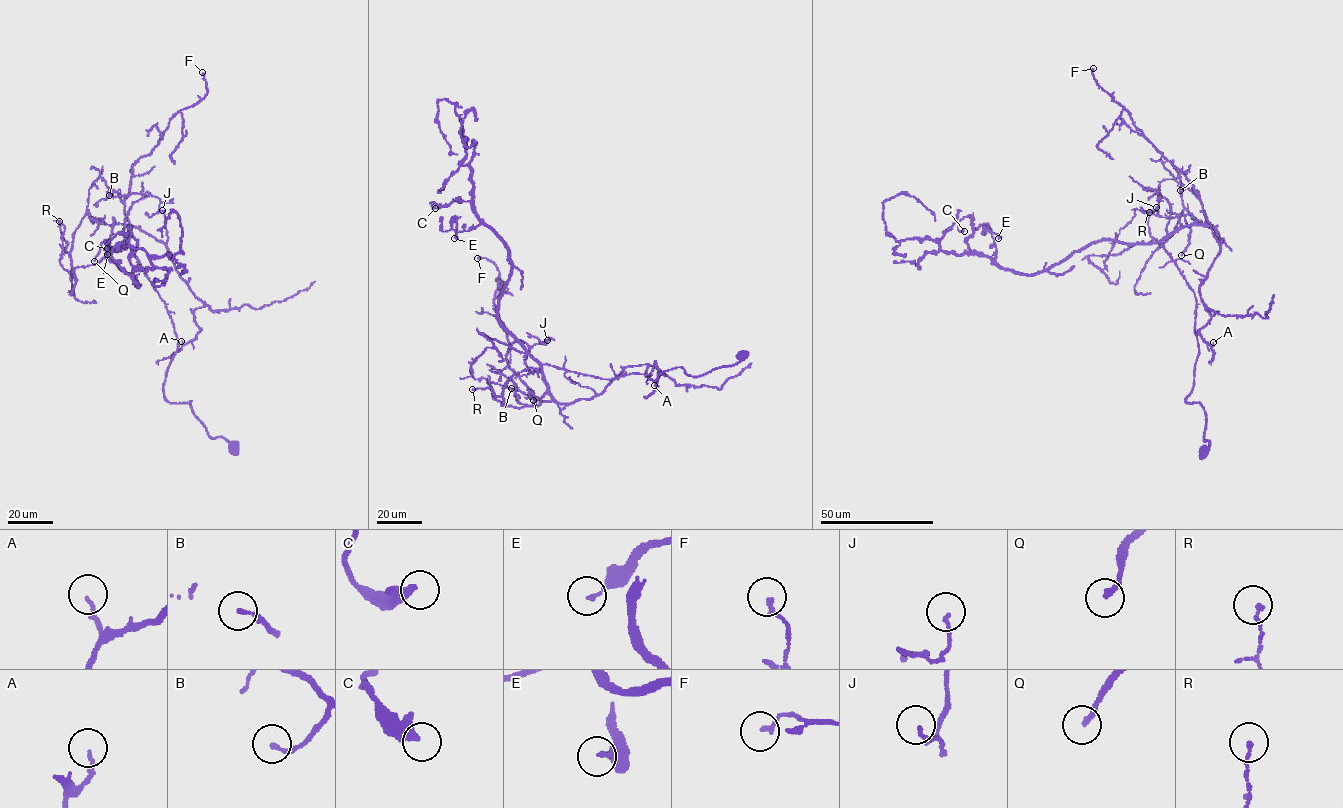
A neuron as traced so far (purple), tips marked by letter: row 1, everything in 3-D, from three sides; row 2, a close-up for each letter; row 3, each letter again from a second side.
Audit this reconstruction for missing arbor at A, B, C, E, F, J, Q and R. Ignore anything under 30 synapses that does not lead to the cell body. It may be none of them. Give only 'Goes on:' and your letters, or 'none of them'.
Goes on: Q

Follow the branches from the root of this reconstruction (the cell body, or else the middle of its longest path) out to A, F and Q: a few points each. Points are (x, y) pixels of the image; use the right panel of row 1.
A: (1202, 451), (1204, 408), (1185, 402), (1196, 298), (1161, 242), (1189, 225), (1221, 241), (1199, 291), (1213, 342)
F: (1202, 451), (1204, 408), (1185, 402), (1199, 353), (1196, 298), (1161, 242), (1204, 222), (1203, 204), (1093, 68)
Q: (1202, 451), (1204, 408), (1185, 402), (1199, 353), (1196, 298), (1161, 242), (1194, 224), (1191, 213), (1181, 255)

